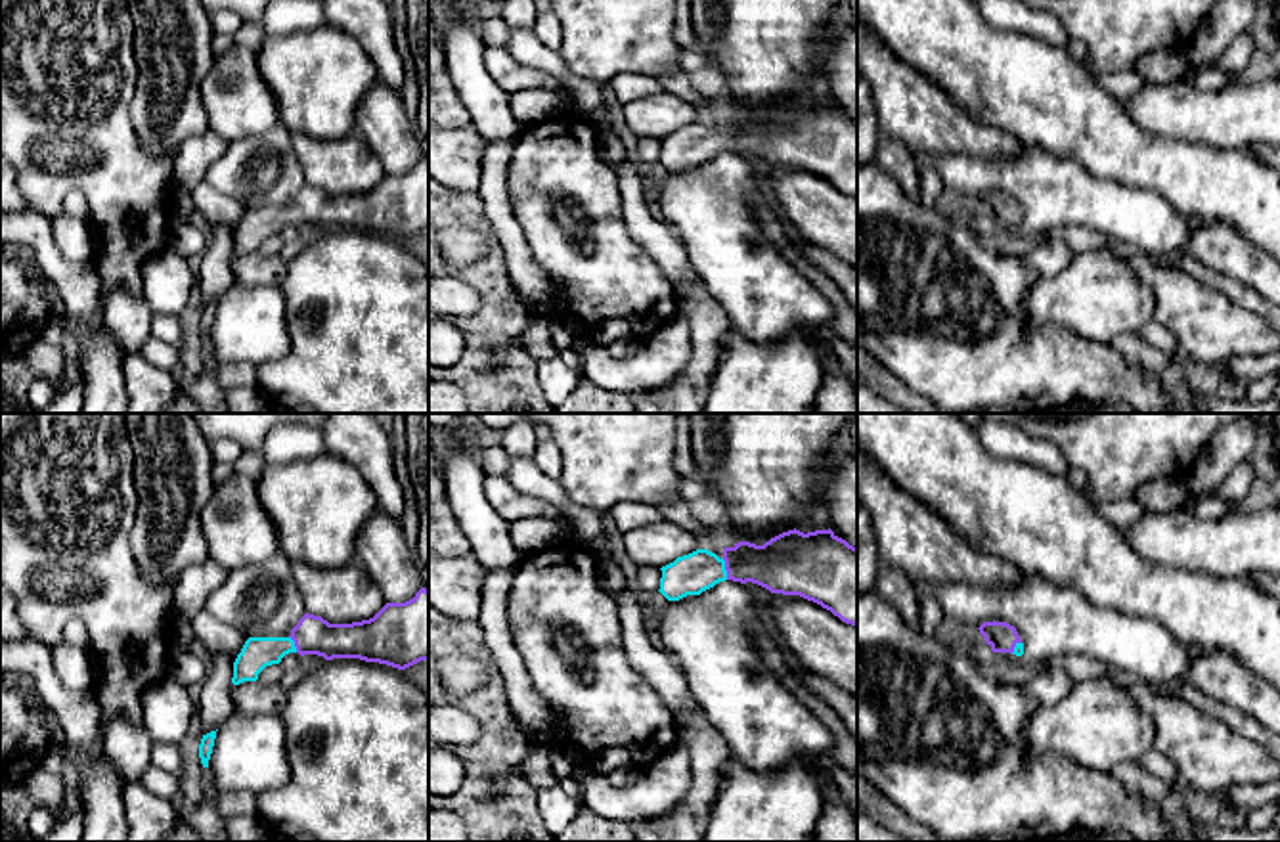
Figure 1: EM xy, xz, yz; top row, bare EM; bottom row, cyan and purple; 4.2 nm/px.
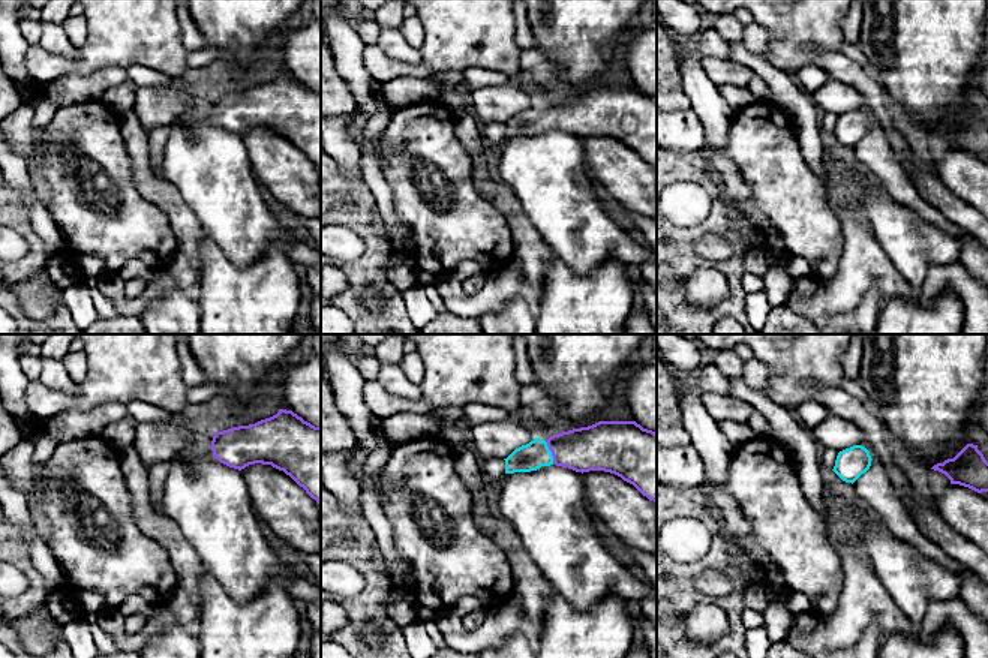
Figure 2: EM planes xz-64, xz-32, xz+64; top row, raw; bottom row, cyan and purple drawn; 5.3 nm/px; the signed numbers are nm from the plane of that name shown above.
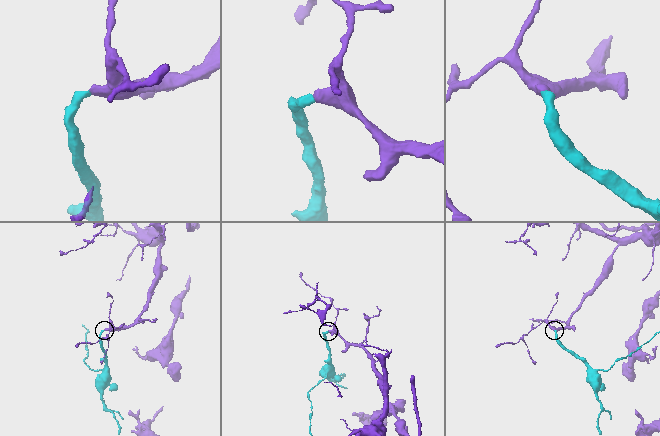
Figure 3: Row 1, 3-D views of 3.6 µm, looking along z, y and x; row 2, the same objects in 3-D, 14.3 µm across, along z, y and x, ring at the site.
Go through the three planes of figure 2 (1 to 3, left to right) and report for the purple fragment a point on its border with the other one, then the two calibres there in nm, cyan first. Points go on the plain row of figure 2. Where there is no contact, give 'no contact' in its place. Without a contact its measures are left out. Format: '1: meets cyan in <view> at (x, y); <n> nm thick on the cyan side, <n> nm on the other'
1: no contact
2: meets cyan in xz-32 at (550, 116); 150 nm thick on the cyan side, 240 nm on the other
3: no contact

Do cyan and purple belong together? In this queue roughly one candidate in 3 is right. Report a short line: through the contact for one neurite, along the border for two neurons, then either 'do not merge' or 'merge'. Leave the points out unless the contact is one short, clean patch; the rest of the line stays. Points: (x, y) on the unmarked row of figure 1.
line xz (691, 146), (703, 140), (724, 140), (735, 136), (783, 136); merge

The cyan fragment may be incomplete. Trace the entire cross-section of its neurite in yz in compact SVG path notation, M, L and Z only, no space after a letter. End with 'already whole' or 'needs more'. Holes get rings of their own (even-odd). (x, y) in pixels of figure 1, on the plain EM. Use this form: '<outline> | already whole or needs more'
M993 191L983 193L978 201L993 224L1024 226L1024 214L1014 197Z | needs more

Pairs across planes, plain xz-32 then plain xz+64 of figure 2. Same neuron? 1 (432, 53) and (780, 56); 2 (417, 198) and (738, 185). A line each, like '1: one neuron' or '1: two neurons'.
1: one neuron
2: two neurons

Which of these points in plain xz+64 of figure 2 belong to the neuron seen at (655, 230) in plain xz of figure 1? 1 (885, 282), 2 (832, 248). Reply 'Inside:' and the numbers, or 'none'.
Inside: 1

